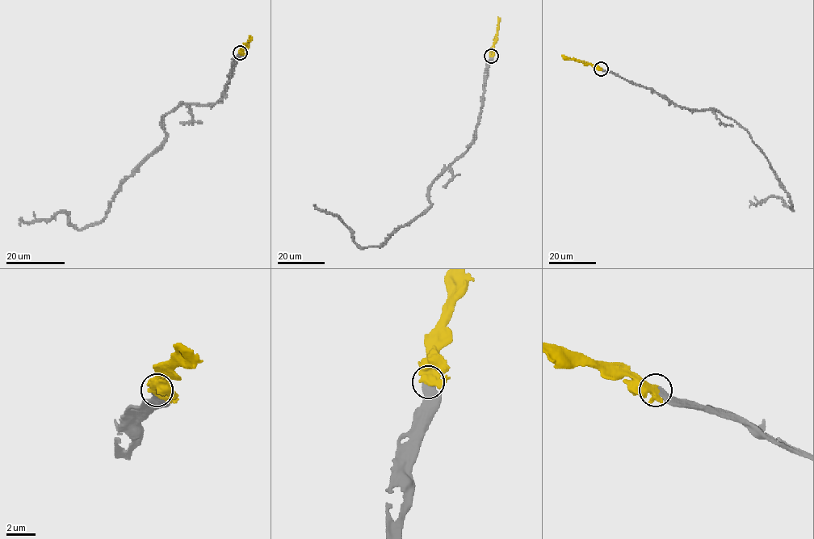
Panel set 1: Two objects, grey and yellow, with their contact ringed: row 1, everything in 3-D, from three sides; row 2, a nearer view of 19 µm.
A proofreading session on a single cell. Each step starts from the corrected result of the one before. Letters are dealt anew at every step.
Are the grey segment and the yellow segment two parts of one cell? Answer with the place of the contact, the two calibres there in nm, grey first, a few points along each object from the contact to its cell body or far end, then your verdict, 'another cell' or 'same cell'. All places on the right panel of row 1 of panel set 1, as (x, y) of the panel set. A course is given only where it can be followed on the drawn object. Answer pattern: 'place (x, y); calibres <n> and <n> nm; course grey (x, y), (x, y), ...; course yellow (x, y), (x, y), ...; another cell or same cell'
place (601, 69); calibres 480 and 750 nm; course grey (601, 69), (652, 88), (677, 105), (718, 111), (743, 127), (767, 159), (792, 209), (774, 196), (749, 208); course yellow (601, 69), (567, 59), (562, 54); same cell

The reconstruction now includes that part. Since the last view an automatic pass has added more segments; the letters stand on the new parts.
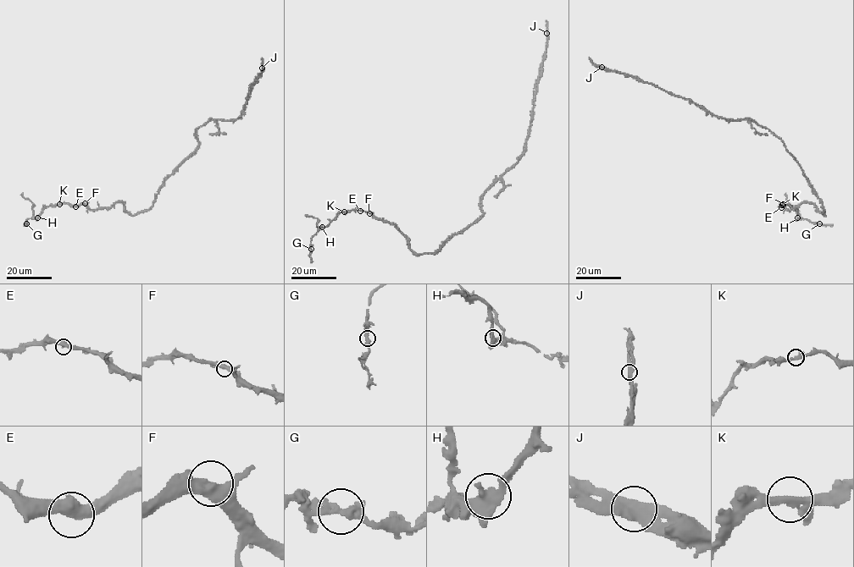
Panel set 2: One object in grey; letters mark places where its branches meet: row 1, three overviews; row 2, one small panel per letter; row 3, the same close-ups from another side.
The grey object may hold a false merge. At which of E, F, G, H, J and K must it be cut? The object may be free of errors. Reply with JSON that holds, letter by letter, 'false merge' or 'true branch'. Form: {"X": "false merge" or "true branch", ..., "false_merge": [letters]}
{"E": "true branch", "F": "true branch", "G": "true branch", "H": "true branch", "J": "true branch", "K": "true branch", "false_merge": []}

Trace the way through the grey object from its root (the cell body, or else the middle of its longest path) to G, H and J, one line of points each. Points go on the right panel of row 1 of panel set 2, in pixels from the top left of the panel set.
G: (795, 159), (824, 215), (807, 202), (790, 210), (779, 206), (793, 206), (798, 217), (819, 224)
H: (795, 159), (819, 199), (824, 214), (807, 202), (801, 202), (790, 210), (779, 204), (793, 206), (797, 217)
J: (795, 159), (779, 137), (752, 120), (724, 119), (653, 85), (601, 67)

